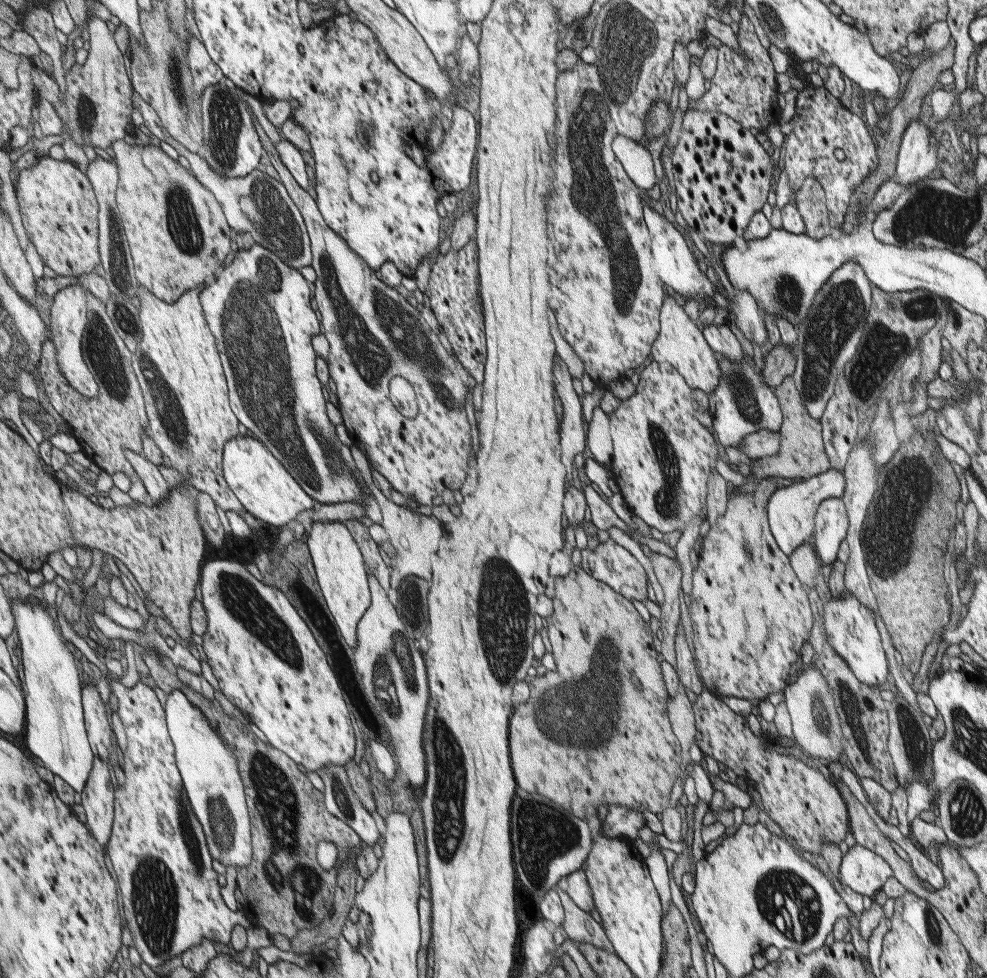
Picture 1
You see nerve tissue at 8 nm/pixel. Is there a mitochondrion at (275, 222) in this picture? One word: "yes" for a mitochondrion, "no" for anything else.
yes

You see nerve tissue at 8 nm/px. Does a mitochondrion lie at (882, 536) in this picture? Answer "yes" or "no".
yes

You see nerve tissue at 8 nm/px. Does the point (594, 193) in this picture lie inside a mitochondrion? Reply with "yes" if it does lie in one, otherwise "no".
yes

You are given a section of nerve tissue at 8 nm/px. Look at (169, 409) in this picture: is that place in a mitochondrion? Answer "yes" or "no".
yes

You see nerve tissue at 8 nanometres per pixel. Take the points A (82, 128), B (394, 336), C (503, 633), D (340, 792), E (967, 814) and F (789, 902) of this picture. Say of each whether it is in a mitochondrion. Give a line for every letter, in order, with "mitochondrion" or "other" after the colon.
A: mitochondrion
B: mitochondrion
C: mitochondrion
D: mitochondrion
E: mitochondrion
F: mitochondrion

